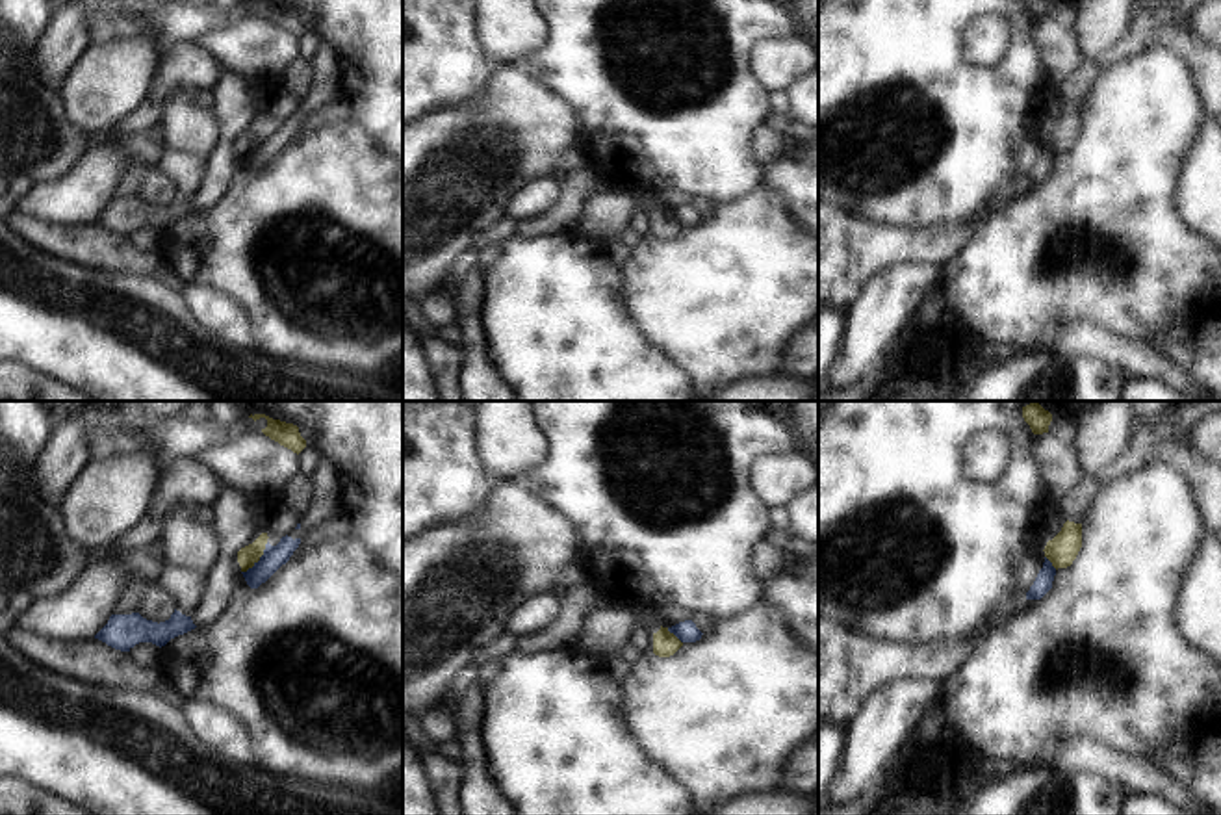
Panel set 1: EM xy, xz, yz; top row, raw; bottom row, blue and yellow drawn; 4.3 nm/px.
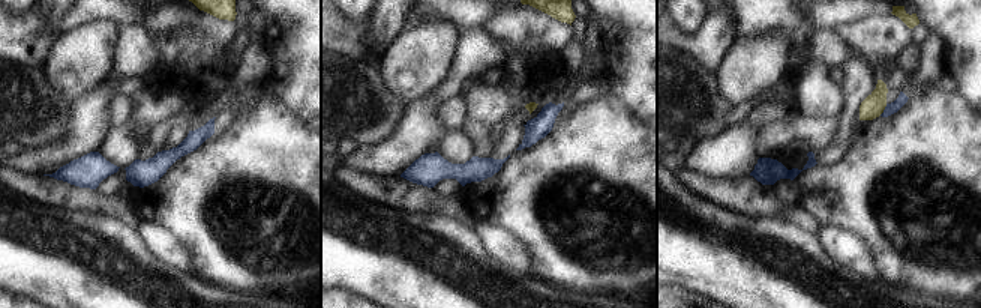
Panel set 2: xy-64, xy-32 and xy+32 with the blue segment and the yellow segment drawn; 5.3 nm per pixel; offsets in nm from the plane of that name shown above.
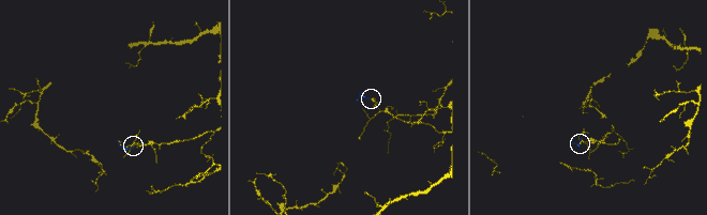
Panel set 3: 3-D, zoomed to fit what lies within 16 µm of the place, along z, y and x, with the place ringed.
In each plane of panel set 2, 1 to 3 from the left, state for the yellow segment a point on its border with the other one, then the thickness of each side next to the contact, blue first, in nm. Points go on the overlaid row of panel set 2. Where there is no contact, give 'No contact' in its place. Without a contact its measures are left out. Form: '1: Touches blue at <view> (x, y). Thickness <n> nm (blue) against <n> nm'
1: No contact
2: No contact
3: Touches blue at xy+32 (884, 110). Thickness 60 nm (blue) against 120 nm

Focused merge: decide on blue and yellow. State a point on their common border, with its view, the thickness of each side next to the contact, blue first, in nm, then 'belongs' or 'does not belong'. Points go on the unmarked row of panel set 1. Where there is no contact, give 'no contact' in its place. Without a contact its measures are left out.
xy (260, 143) | 100/90 nm | does not belong

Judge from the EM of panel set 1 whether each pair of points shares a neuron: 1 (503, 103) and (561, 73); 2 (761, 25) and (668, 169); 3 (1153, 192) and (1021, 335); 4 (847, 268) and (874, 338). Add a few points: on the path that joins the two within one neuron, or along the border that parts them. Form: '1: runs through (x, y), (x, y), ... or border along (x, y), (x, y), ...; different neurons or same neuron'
1: border along (520, 65), (576, 110); different neurons
2: runs through (737, 60), (737, 75), (732, 86), (683, 134); same neuron
3: runs through (1138, 240), (1129, 279), (1069, 286); same neuron
4: border along (889, 266), (884, 266), (865, 284), (847, 312); different neurons

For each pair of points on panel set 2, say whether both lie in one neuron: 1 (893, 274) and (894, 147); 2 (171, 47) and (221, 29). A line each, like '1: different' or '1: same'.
1: same
2: different

